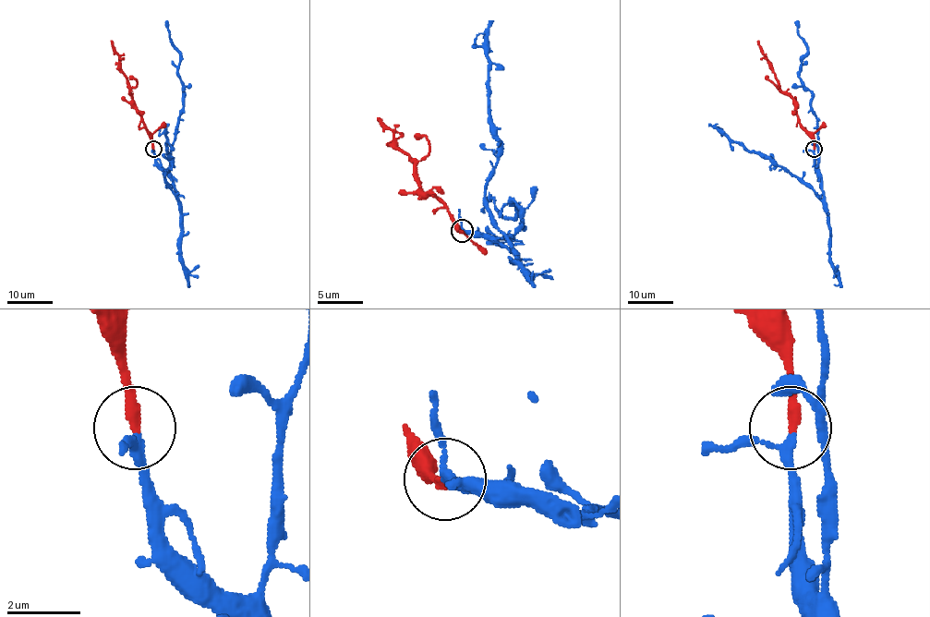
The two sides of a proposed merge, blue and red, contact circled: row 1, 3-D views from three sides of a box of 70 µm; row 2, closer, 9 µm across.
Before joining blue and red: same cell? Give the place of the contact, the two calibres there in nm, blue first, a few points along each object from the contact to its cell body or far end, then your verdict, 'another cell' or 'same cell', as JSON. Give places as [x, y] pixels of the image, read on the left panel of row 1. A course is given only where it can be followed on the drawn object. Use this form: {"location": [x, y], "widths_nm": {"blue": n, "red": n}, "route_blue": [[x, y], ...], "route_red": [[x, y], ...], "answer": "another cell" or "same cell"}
{"location": [153, 149], "widths_nm": {"blue": 200, "red": 280}, "route_blue": [[153, 149], [154, 163], [173, 181], [178, 196], [164, 179], [172, 159], [167, 153], [165, 128], [159, 130]], "route_red": [[153, 149], [152, 137], [144, 125], [121, 68], [119, 56], [111, 41]], "answer": "same cell"}

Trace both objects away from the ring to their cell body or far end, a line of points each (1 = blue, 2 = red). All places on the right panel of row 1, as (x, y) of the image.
1: (814, 149), (815, 171), (823, 193), (819, 196), (769, 159), (731, 142), (715, 127), (722, 130)
2: (814, 149), (813, 137), (801, 125), (794, 102), (780, 90), (758, 41)

